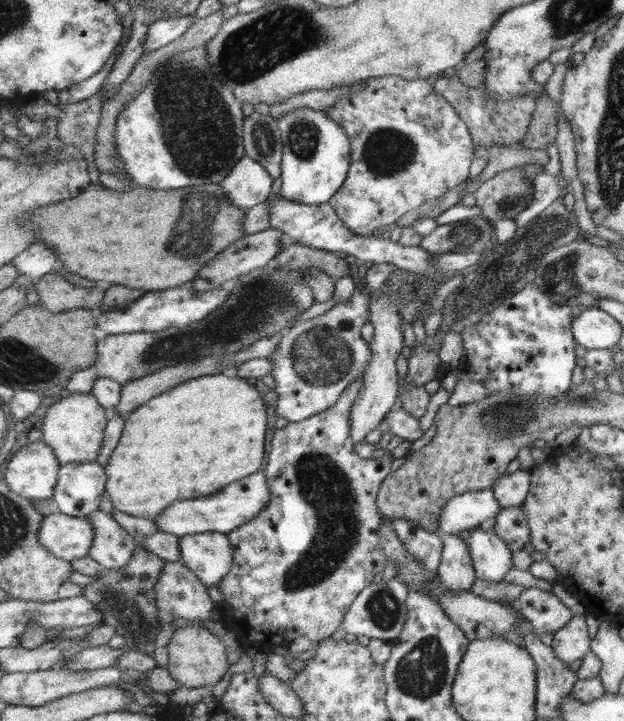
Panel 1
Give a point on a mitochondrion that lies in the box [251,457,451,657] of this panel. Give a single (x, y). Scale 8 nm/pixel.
(383, 609)

